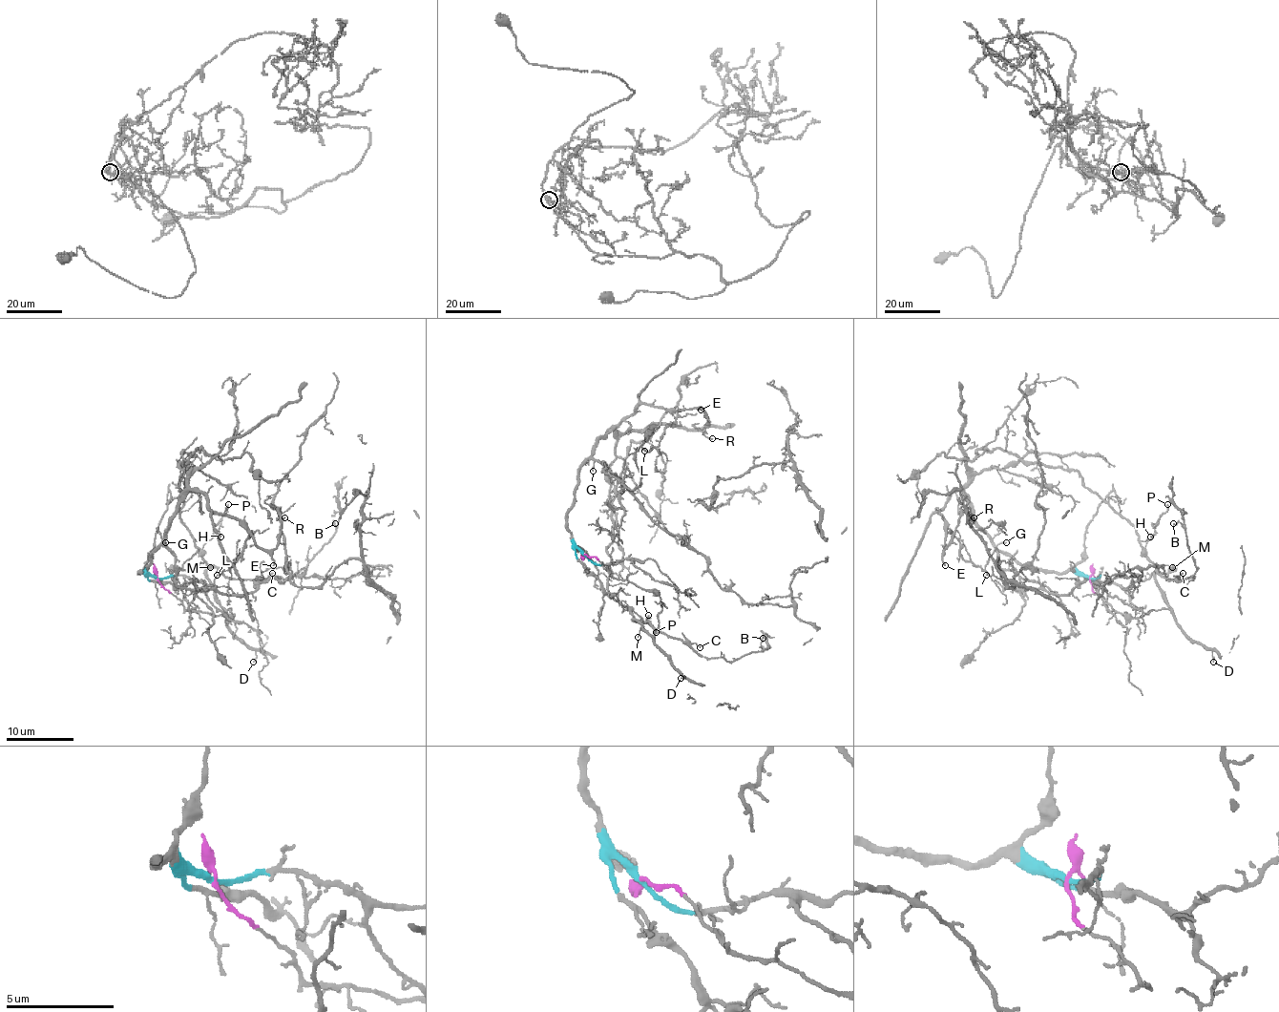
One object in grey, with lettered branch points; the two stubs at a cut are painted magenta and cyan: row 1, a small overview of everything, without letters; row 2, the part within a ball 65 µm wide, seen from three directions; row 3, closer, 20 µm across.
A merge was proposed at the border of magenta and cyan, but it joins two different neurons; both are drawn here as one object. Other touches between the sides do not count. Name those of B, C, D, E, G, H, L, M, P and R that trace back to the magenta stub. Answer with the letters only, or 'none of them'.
B, C, D, H, M, P

